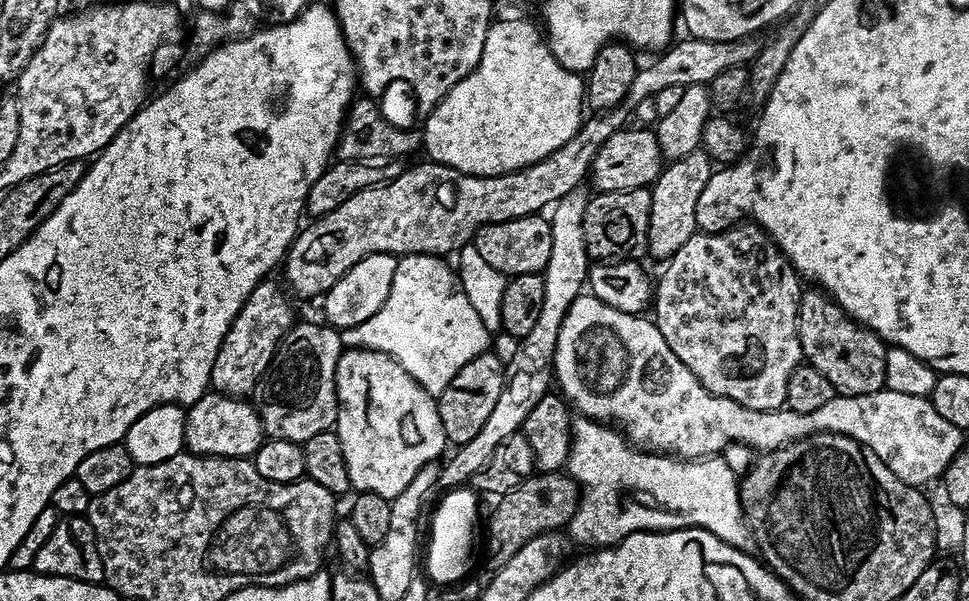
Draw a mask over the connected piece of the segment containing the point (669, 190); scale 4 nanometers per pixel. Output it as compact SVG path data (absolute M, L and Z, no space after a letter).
M703 150L686 154L686 158L665 163L660 169L660 177L650 185L652 201L648 231L649 257L657 256L660 262L667 262L678 250L682 250L682 246L686 246L686 242L690 242L690 238L698 230L698 198L702 195L702 190L706 190L706 182L710 182L713 171L714 161Z

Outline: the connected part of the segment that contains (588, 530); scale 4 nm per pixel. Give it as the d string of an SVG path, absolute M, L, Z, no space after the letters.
M576 418L572 421L572 452L568 455L566 472L578 485L576 509L570 518L570 522L566 525L566 532L569 537L572 535L578 543L589 544L587 546L589 549L595 550L598 548L613 547L619 540L635 532L669 532L670 530L678 530L679 528L701 528L702 530L710 530L710 534L722 538L722 542L726 542L735 548L748 550L753 547L754 541L752 539L752 532L748 528L748 521L745 520L744 511L740 505L738 477L734 474L734 470L730 470L730 466L726 466L726 462L719 455L706 456L703 460L681 460L667 454L645 452L637 448L636 445L629 444L623 432L617 430L615 427L609 426L607 423L599 420L589 420L587 418Z

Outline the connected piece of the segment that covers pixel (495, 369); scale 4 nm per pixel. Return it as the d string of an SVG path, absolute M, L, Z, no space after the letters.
M483 352L478 354L478 358L466 362L466 366L462 366L458 374L454 374L450 386L446 386L446 390L438 397L442 430L451 443L453 440L453 445L459 446L470 442L470 438L474 438L474 434L482 430L486 418L490 418L490 413L498 402L498 394L502 391L504 381L505 361L499 360L494 352Z

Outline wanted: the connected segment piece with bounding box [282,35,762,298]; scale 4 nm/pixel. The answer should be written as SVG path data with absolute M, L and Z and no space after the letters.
M755 35L743 36L741 40L703 40L697 36L683 39L677 39L671 46L663 49L657 55L660 57L650 61L645 68L644 65L637 67L634 82L630 82L630 90L626 90L626 98L622 98L622 102L618 102L611 110L600 110L589 115L581 123L574 138L566 142L566 146L562 146L554 154L522 170L497 176L471 176L462 174L445 164L423 162L424 164L416 164L413 168L405 167L397 174L395 180L385 180L369 188L358 190L353 196L346 198L342 206L330 210L330 214L313 219L309 228L301 227L297 231L296 239L292 241L288 255L282 261L284 276L289 284L287 287L300 296L320 298L325 292L330 291L334 282L338 282L338 278L342 278L342 274L346 274L346 270L350 270L350 266L362 262L362 258L370 254L390 254L397 258L426 254L448 258L458 253L460 248L473 243L477 230L482 226L490 226L494 222L510 222L514 218L534 216L551 209L566 194L570 194L570 190L581 187L585 183L586 177L591 173L594 158L606 142L606 138L610 138L610 134L614 134L629 123L628 115L643 100L651 101L656 92L668 86L682 86L684 89L695 84L707 86L714 78L718 78L718 74L722 74L722 70L734 70L751 65L762 47L761 41L756 41Z

